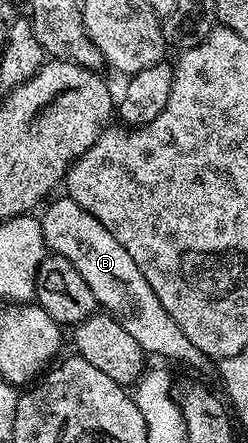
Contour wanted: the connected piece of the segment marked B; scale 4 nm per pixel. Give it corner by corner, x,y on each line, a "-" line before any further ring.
67,196
54,201
40,216
40,232
45,247
53,254
60,254
74,264
82,275
82,280
90,287
97,305
112,314
124,310
120,316
126,332
134,337
146,354
156,354
176,362
192,366
200,372
215,371
216,364
200,348
186,338
182,328
162,307
162,302
155,296
153,288
146,281
146,276
138,269
126,248
111,236
110,232
90,212

